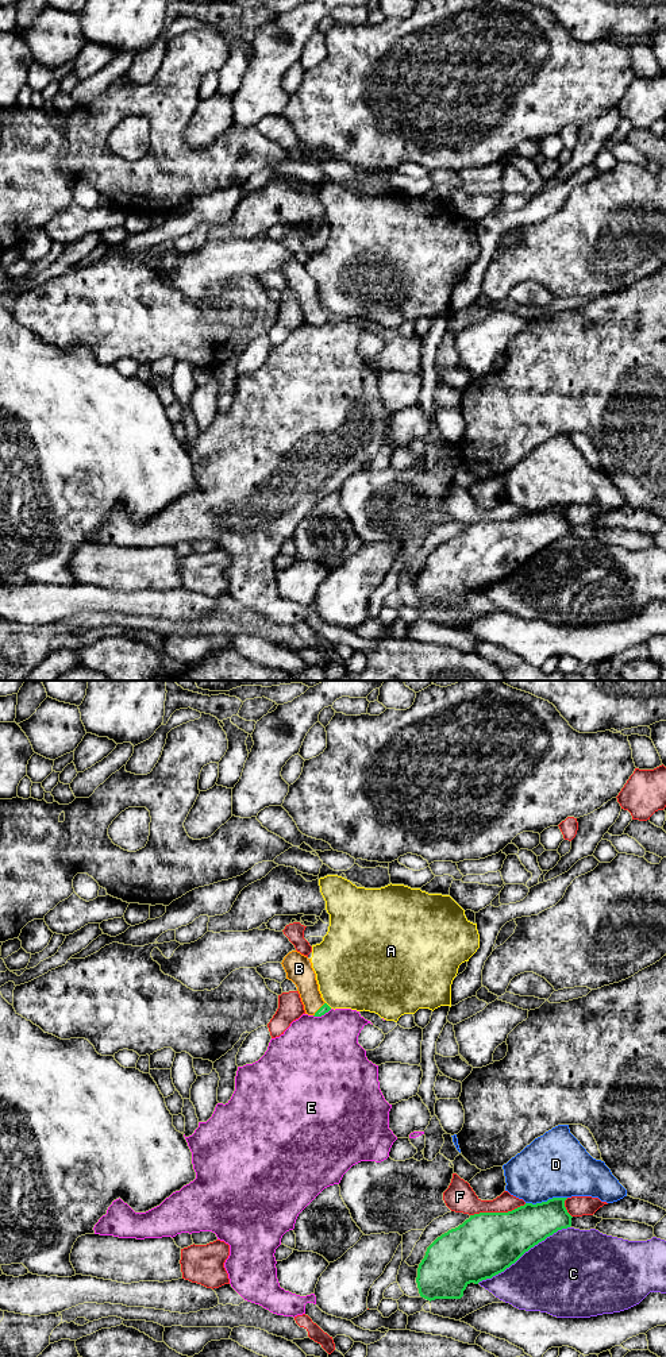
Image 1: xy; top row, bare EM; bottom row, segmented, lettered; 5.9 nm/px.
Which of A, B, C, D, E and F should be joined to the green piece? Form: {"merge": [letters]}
{"merge": ["B"]}

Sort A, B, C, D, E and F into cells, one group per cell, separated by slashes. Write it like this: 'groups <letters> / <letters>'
groups A / B / C / D / E / F

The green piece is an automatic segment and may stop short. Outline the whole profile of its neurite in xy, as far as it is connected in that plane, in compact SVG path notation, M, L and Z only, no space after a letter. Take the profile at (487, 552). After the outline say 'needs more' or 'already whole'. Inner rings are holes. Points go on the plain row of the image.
M553 506L542 512L526 512L508 521L480 521L470 524L462 533L438 546L426 560L417 577L417 597L421 606L461 608L470 591L504 581L526 560L553 544L558 539L571 535L571 524L565 516L567 506Z; already whole

